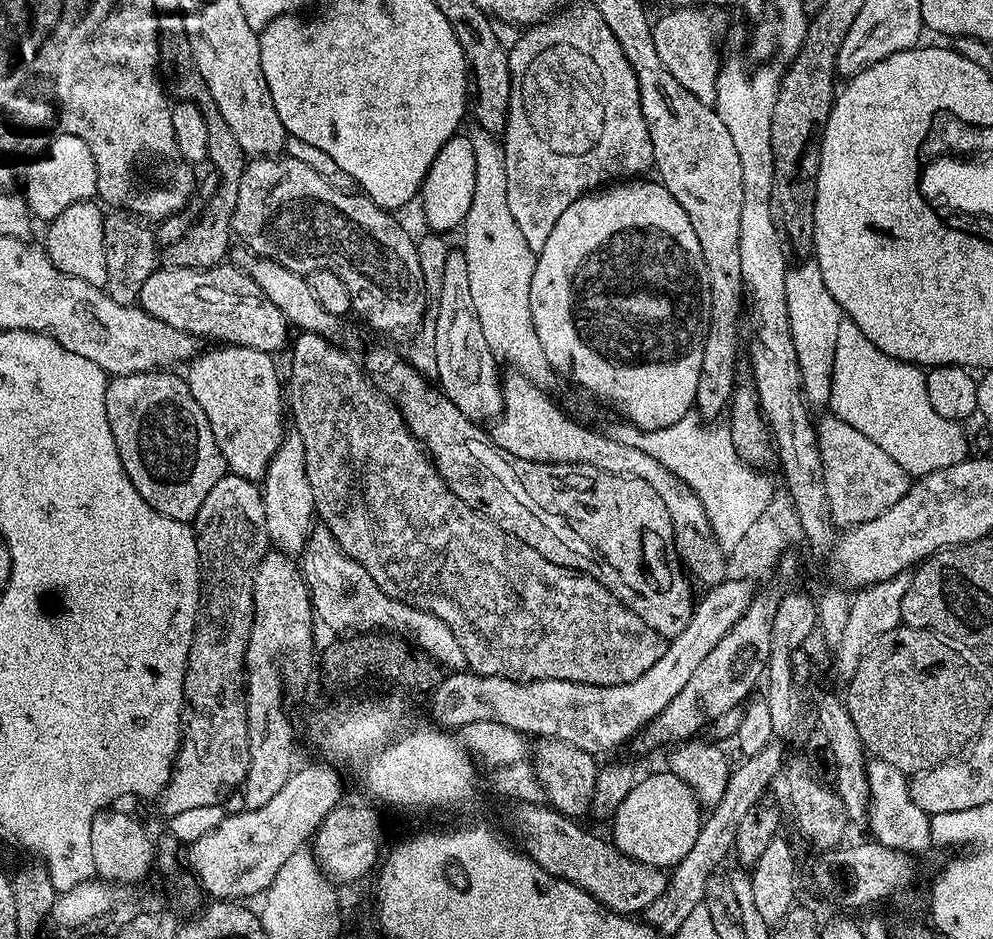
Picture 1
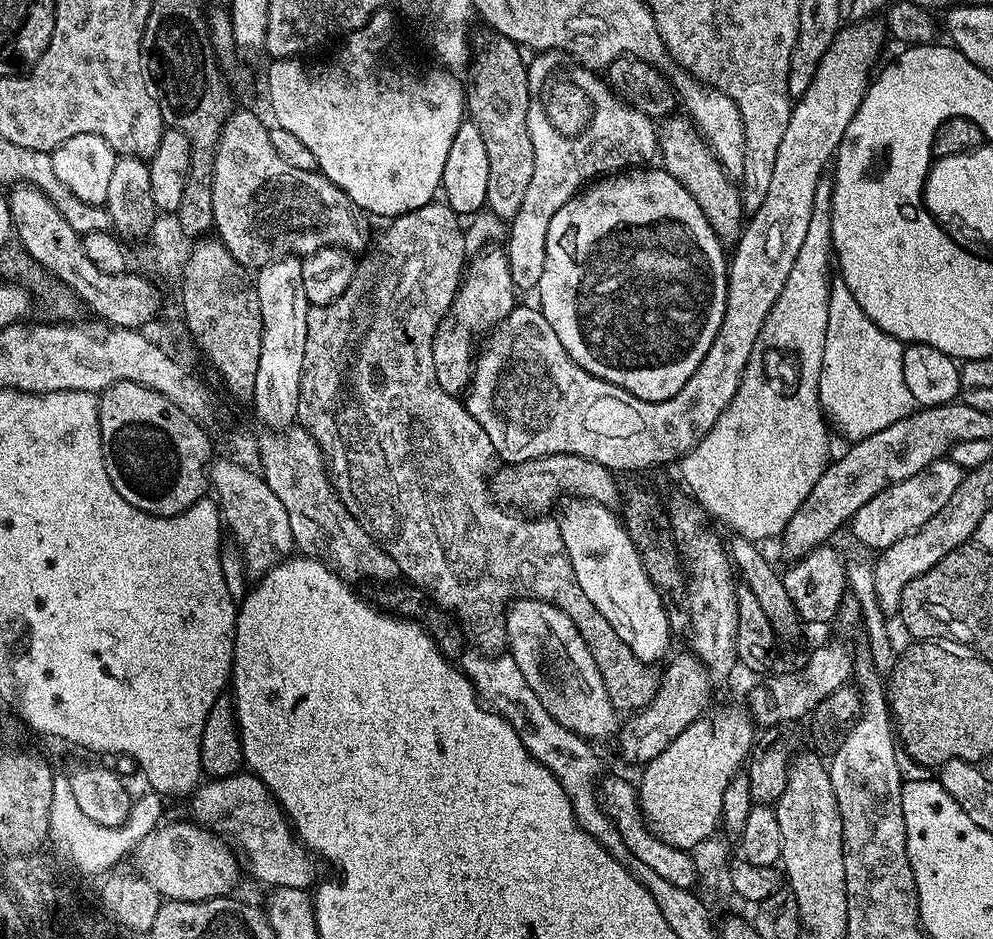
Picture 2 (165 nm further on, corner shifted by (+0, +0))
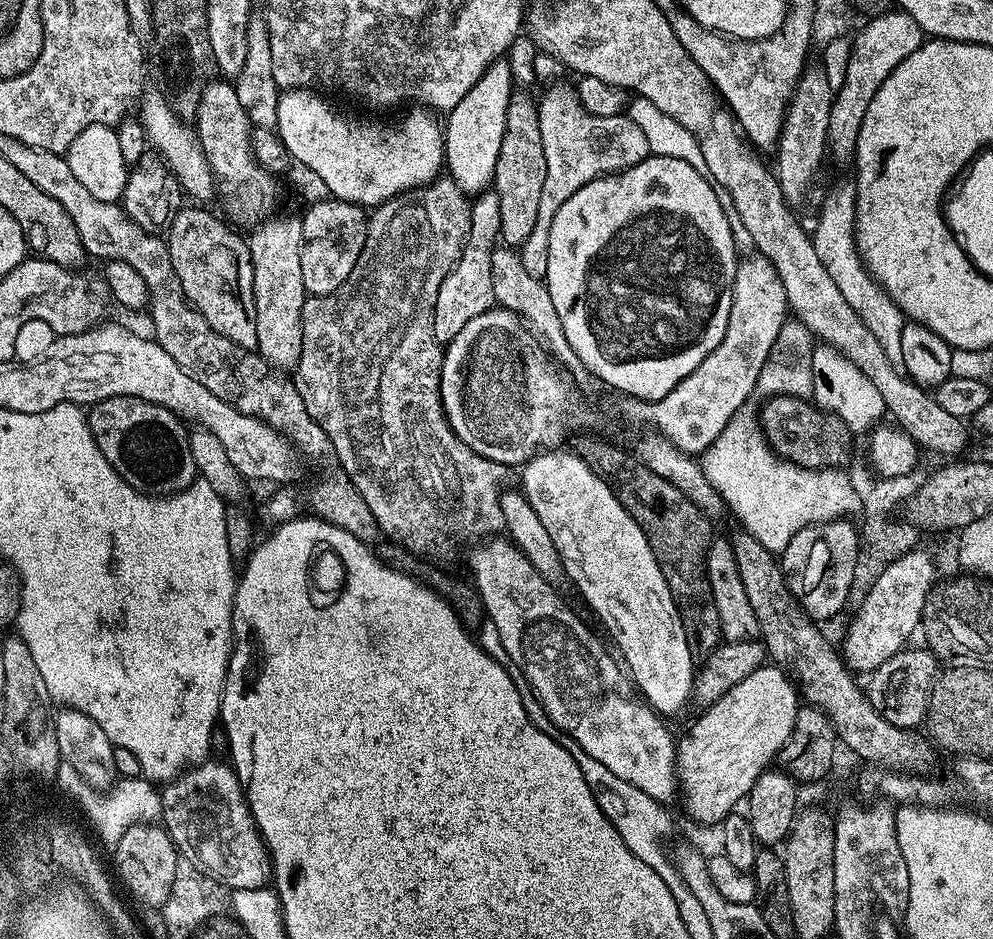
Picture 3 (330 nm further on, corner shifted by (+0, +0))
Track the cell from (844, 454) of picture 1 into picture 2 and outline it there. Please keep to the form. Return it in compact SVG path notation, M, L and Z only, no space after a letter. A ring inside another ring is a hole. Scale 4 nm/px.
M945 458L934 461L929 468L914 474L914 478L906 478L906 482L889 484L886 490L874 494L874 498L870 498L862 510L853 514L850 521L850 529L856 535L853 537L870 550L894 546L899 539L919 531L950 502L955 490L963 482L965 473L965 469L959 468L952 459Z

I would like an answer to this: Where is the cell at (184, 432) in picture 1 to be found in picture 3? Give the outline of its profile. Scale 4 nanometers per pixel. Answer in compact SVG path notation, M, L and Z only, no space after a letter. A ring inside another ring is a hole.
M111 396L91 405L86 415L98 450L134 490L149 494L180 492L197 479L188 445L189 429L168 408L133 396Z

